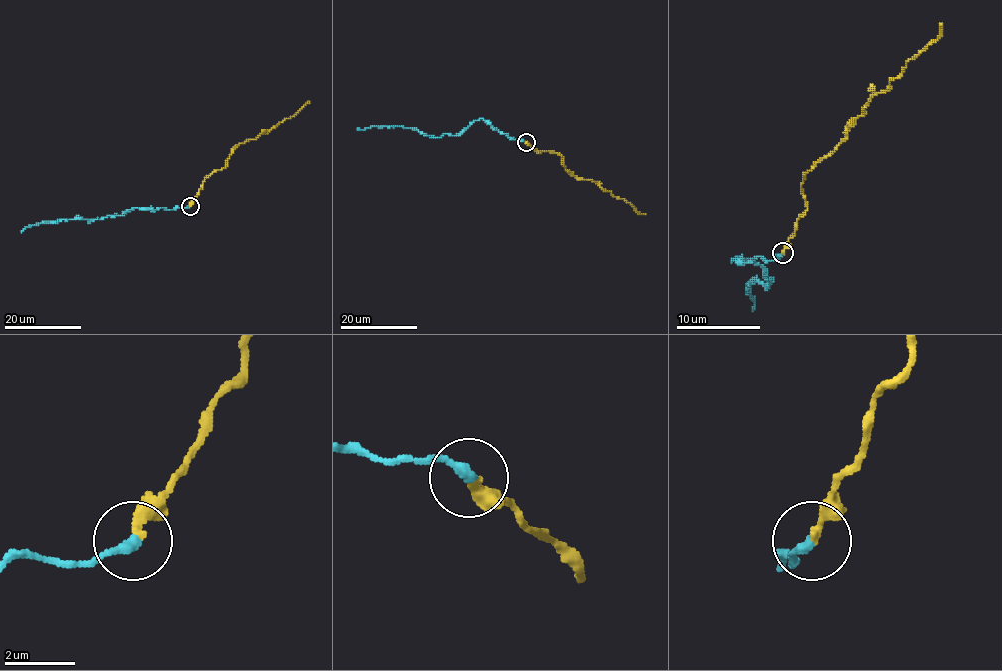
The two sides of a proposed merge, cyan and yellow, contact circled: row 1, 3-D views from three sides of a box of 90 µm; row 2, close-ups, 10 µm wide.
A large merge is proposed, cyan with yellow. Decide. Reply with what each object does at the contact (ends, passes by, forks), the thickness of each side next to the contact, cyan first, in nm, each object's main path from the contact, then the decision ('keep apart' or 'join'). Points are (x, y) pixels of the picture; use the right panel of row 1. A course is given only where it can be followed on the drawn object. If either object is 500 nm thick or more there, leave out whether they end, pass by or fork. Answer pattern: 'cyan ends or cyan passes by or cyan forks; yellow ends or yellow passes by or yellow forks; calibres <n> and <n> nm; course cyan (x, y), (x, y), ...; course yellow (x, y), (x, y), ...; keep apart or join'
cyan ends; yellow ends; calibres 300 and 260 nm; course cyan (782, 252), (773, 261), (731, 261), (757, 263), (771, 282), (748, 284), (752, 311); course yellow (784, 252), (805, 210), (801, 183), (807, 172), (828, 155), (868, 101), (940, 36), (942, 23); join

